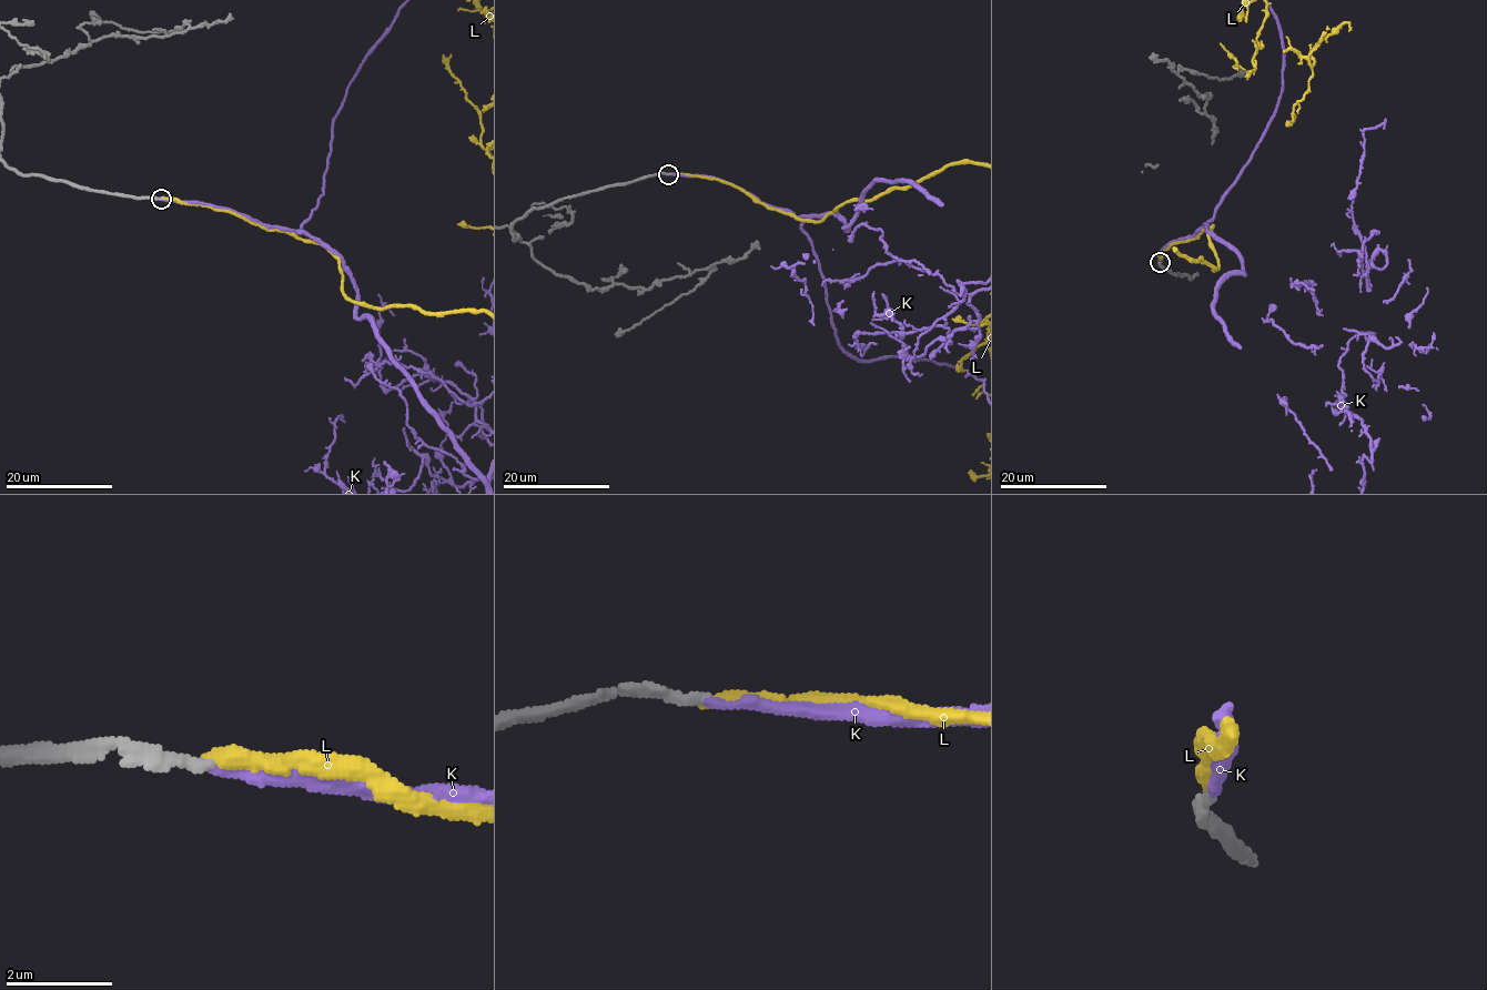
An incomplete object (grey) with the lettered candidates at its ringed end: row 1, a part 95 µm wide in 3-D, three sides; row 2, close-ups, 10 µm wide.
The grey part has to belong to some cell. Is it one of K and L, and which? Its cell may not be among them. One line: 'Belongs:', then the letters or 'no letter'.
Belongs: K

